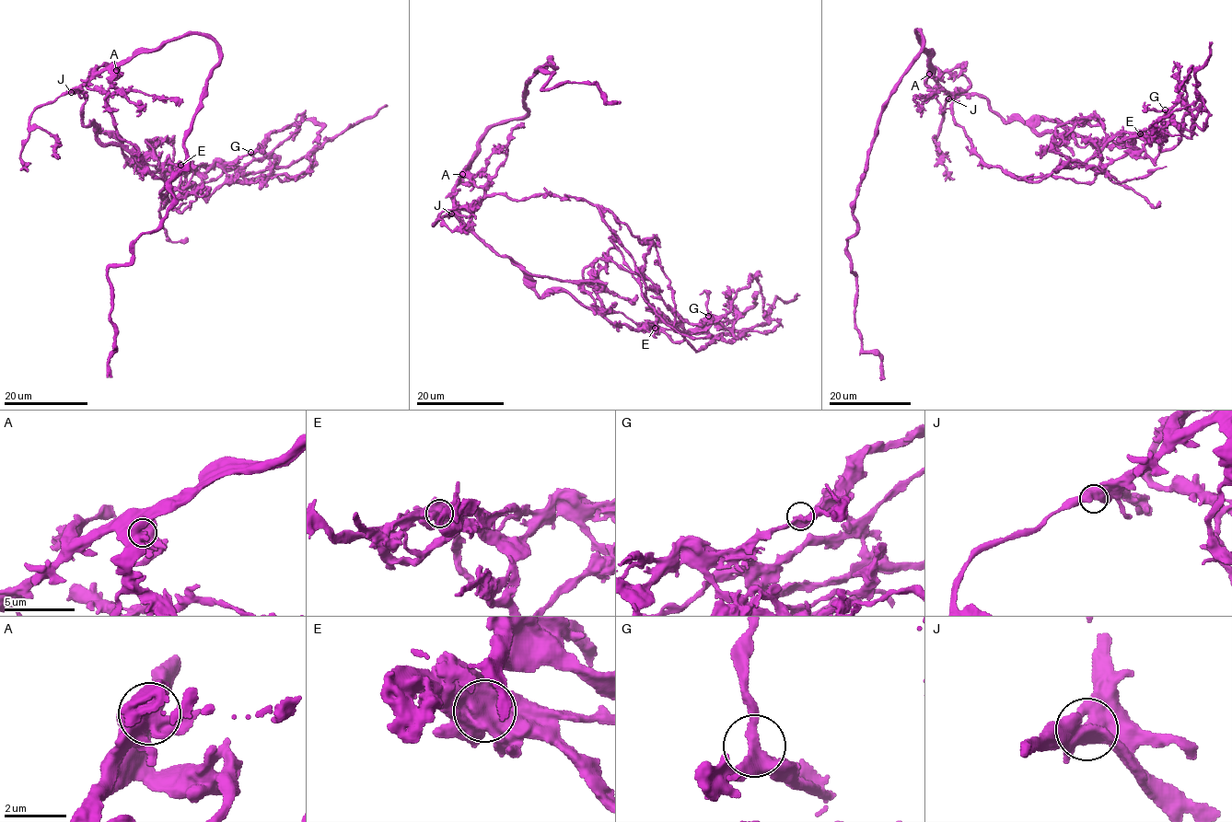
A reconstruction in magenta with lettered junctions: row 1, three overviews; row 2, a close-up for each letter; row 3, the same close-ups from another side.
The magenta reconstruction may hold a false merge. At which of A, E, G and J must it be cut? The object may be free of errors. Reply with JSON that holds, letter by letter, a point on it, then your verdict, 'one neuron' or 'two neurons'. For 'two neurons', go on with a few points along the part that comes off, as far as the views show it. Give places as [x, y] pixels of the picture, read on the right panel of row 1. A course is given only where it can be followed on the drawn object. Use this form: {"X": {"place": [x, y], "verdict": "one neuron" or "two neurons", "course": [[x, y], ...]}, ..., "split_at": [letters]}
{"A": {"place": [929, 74], "verdict": "one neuron"}, "E": {"place": [1140, 133], "verdict": "two neurons", "course": [[1139, 134], [1176, 122], [1192, 129], [1204, 101], [1202, 129], [1162, 135], [1155, 159], [1128, 154], [1096, 171]]}, "G": {"place": [1165, 109], "verdict": "one neuron"}, "J": {"place": [948, 98], "verdict": "one neuron"}, "split_at": ["E"]}

